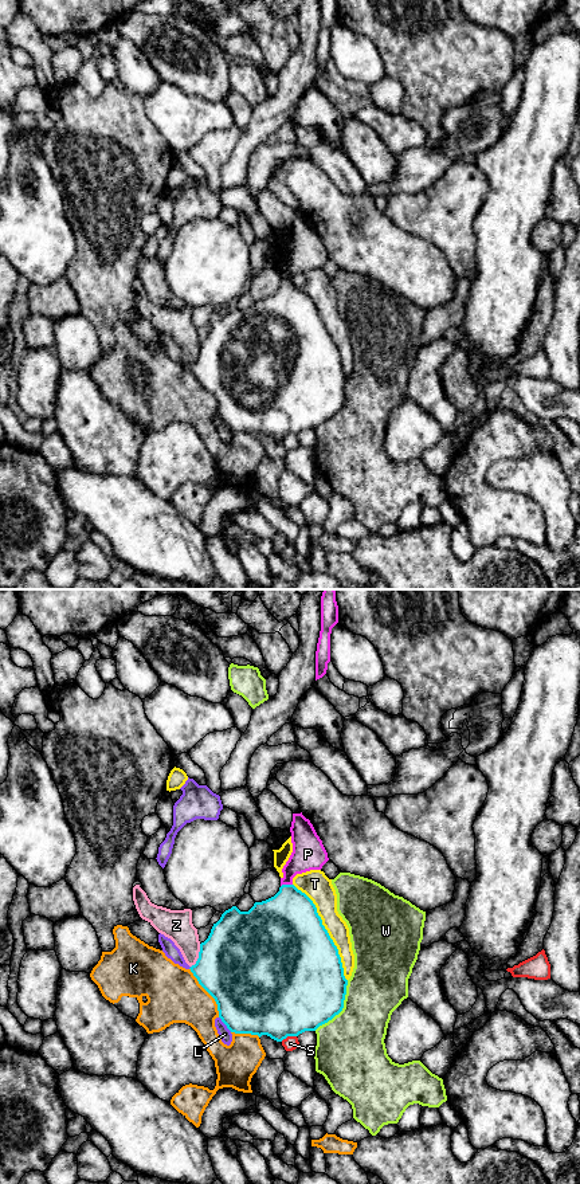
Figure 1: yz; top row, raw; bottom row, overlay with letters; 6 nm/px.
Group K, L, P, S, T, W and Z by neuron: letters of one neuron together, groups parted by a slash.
K / L / P / S / T / W / Z

